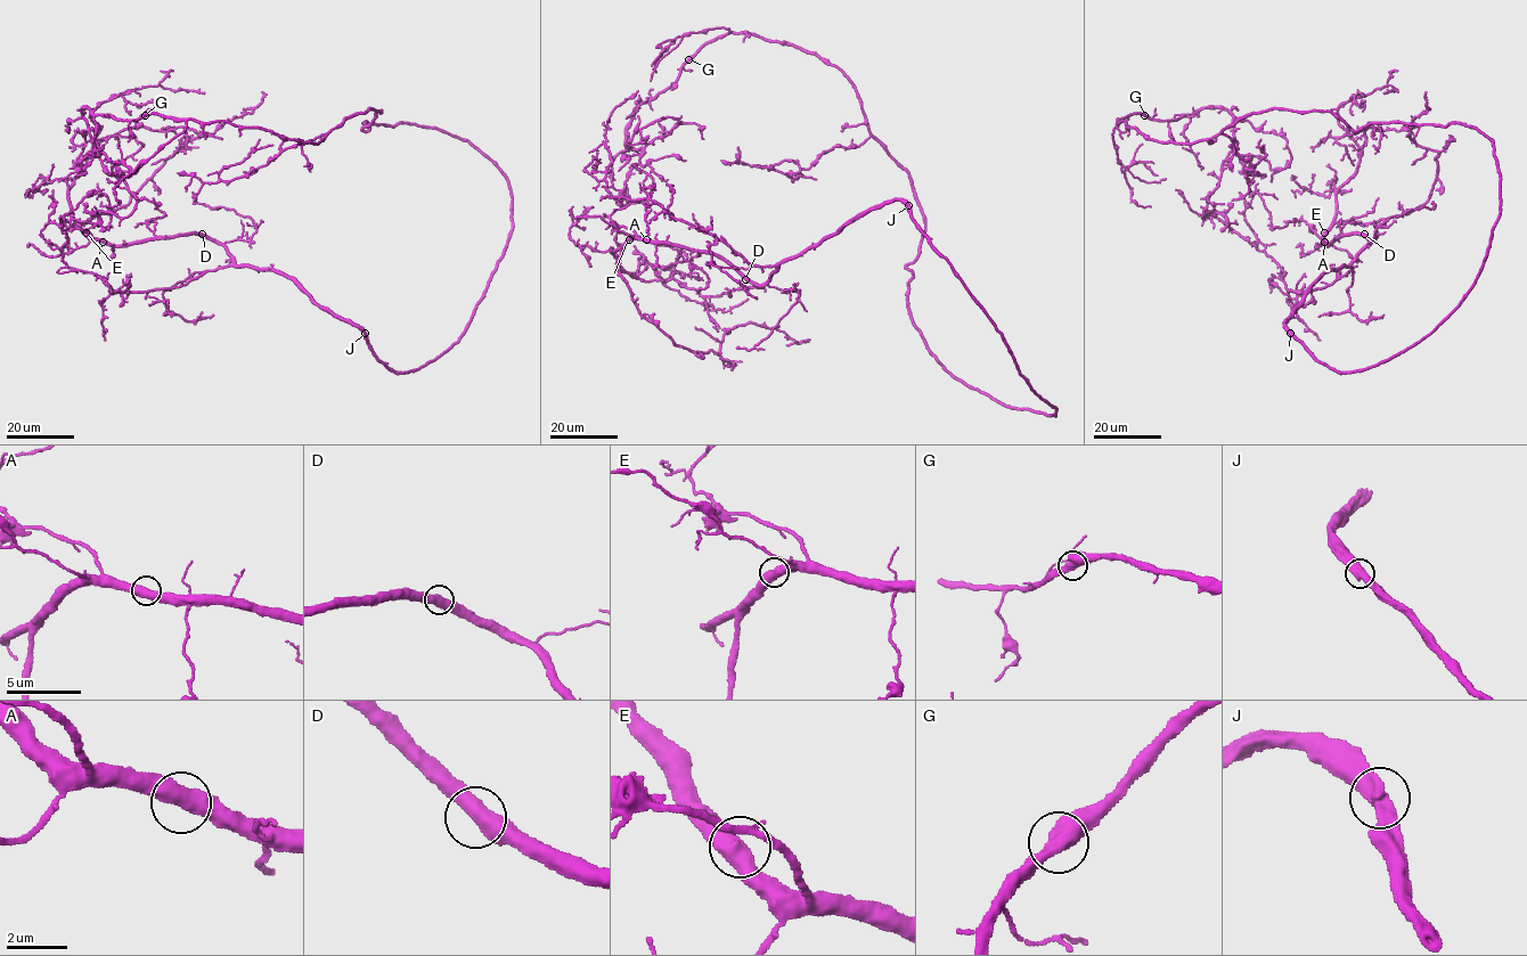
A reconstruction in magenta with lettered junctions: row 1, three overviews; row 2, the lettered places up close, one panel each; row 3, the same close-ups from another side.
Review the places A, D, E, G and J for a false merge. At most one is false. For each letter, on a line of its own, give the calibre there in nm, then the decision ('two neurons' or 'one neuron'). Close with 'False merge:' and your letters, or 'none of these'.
A: 550 nm thick; one neuron
D: 500 nm thick; one neuron
E: 500 nm thick; one neuron
G: 550 nm thick; one neuron
J: 500 nm thick; one neuron
False merge: none of these

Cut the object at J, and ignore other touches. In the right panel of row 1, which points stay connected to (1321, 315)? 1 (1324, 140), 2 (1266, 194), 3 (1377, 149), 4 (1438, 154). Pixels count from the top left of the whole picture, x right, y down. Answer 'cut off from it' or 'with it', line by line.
1: with it
2: with it
3: with it
4: with it

